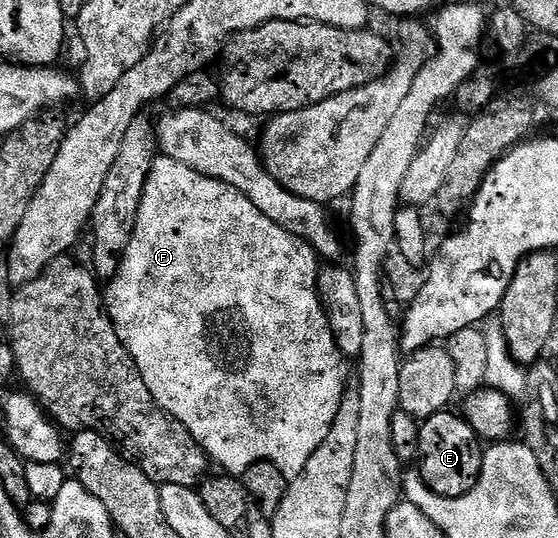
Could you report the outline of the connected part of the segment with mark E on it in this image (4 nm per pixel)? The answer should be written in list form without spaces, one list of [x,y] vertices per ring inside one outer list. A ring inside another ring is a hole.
[[[443,411],[425,418],[418,430],[418,452],[416,454],[417,472],[422,481],[433,493],[441,497],[463,497],[472,487],[476,487],[478,476],[482,470],[483,450],[480,446],[480,439],[472,431],[472,427],[466,422],[465,416],[454,414],[454,411]]]

